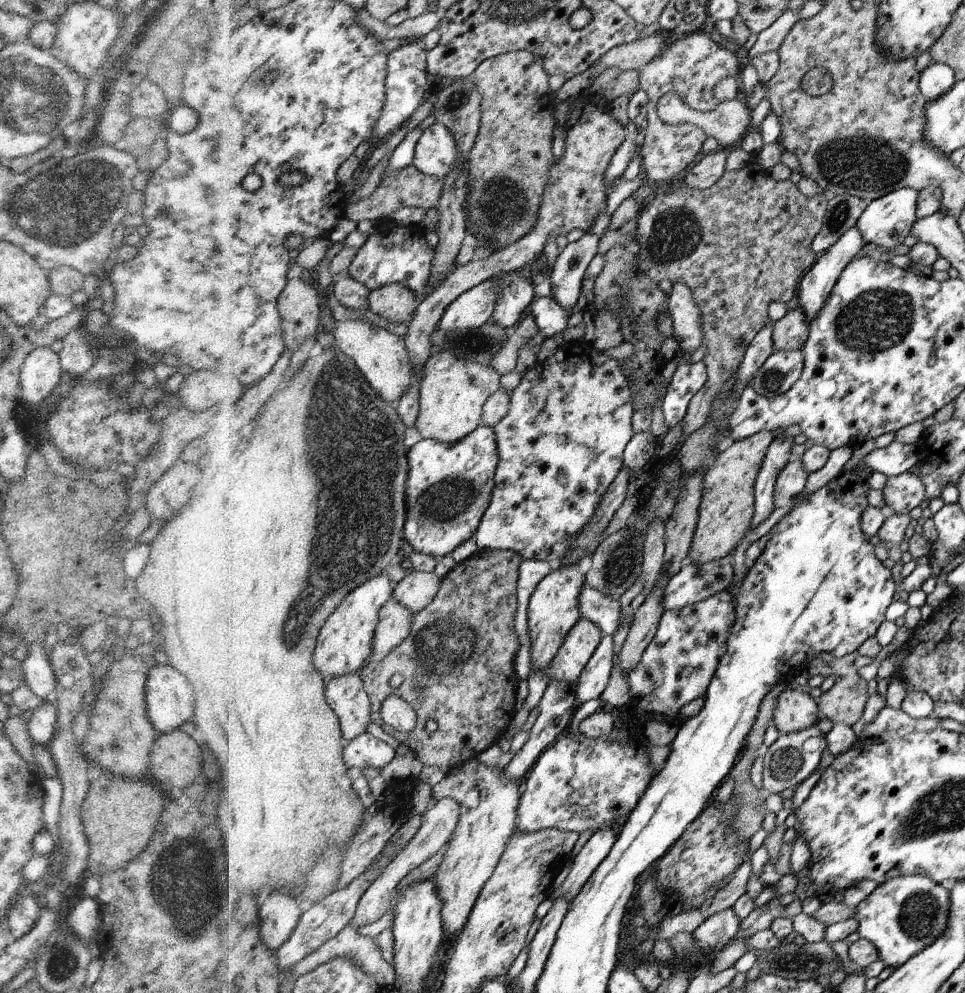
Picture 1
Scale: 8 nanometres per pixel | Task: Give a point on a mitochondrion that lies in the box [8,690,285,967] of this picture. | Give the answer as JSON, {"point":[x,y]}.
{"point":[178,888]}

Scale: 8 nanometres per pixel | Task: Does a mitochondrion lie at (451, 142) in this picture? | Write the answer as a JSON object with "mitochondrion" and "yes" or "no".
{"mitochondrion":"no"}

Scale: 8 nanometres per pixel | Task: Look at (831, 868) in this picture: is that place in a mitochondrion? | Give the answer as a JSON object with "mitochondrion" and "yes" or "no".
{"mitochondrion":"no"}

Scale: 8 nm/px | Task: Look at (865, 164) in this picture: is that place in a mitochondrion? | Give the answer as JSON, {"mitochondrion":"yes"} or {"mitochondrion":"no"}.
{"mitochondrion":"yes"}

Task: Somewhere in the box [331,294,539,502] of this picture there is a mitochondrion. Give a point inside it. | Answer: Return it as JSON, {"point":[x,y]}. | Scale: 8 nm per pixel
{"point":[476,343]}

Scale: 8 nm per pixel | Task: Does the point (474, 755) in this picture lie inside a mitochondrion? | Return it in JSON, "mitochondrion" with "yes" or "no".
{"mitochondrion":"no"}

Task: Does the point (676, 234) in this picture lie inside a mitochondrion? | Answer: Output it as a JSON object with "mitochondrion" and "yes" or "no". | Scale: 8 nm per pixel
{"mitochondrion":"yes"}

